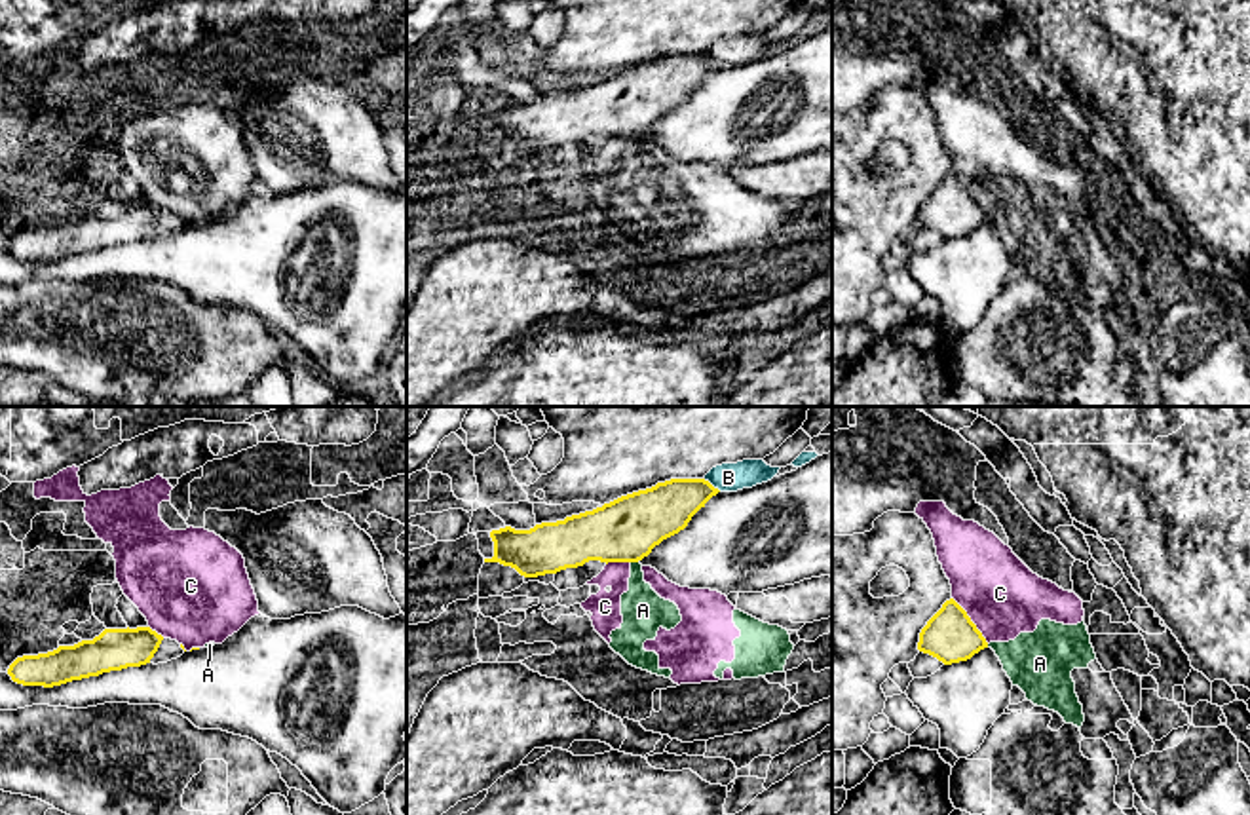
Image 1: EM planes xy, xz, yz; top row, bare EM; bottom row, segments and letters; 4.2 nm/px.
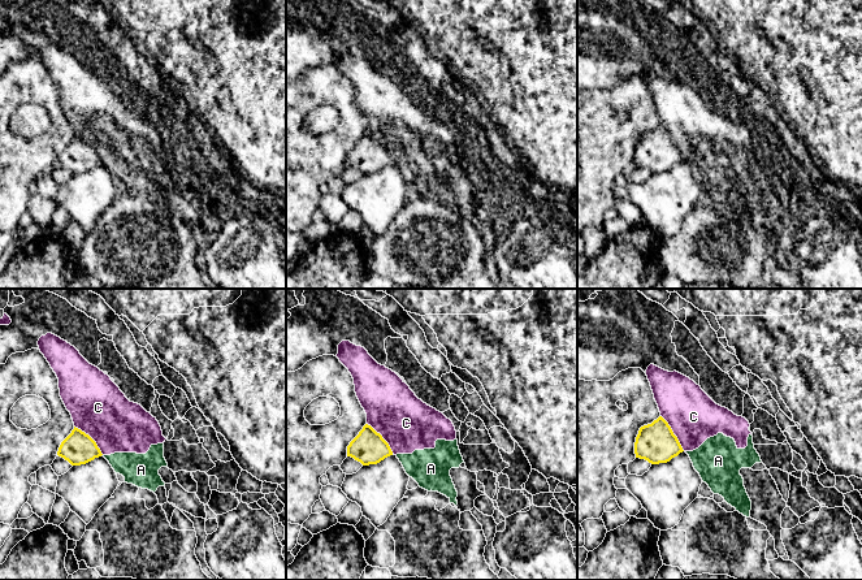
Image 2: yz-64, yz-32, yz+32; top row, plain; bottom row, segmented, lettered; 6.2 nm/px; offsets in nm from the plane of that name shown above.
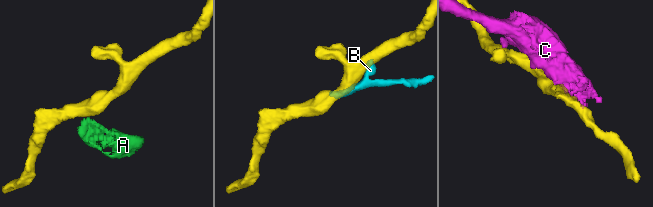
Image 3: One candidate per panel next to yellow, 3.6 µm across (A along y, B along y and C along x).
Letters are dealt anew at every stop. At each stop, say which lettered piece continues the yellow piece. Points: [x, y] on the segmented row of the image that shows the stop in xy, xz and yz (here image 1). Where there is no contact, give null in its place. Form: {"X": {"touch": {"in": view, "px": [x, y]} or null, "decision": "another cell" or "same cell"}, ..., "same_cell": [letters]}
{"A": {"touch": {"in": "xz", "px": [635, 561]}, "decision": "another cell"}, "B": {"touch": {"in": "xz", "px": [711, 485]}, "decision": "another cell"}, "C": {"touch": {"in": "yz", "px": [969, 620]}, "decision": "another cell"}, "same_cell": []}

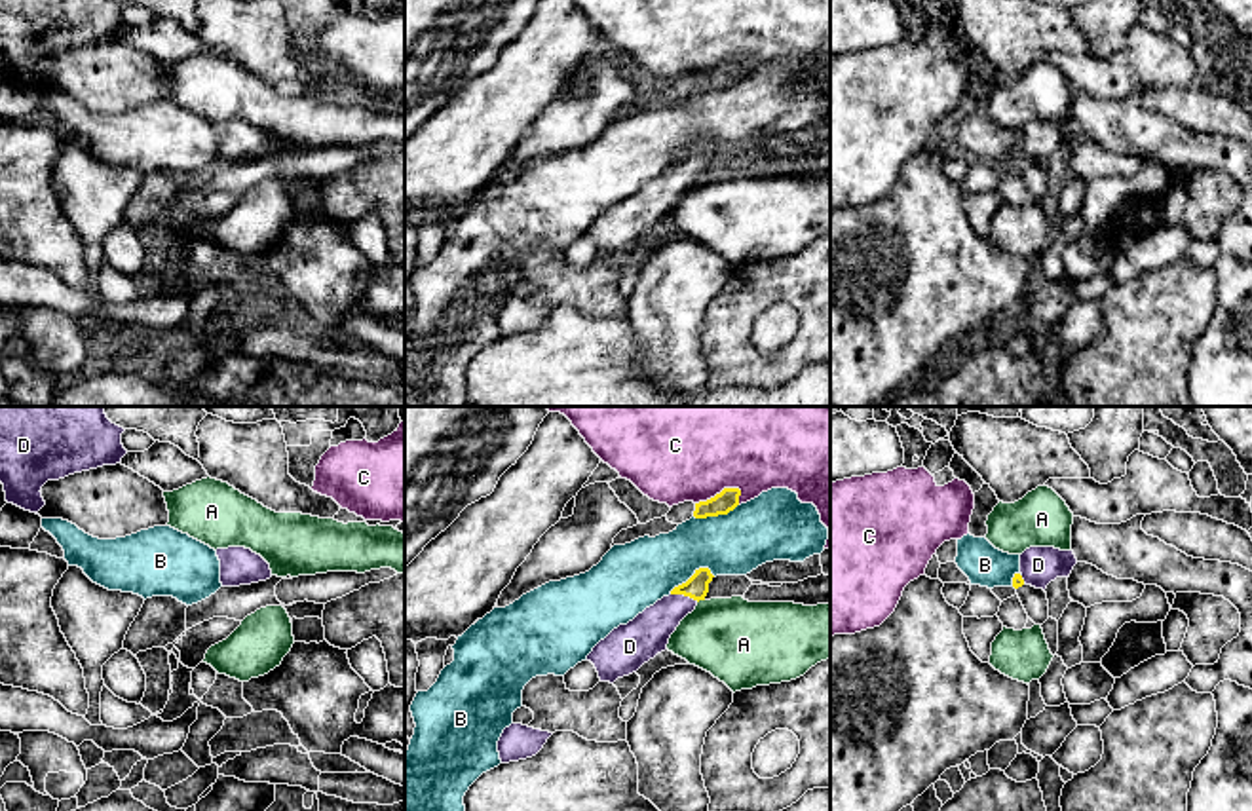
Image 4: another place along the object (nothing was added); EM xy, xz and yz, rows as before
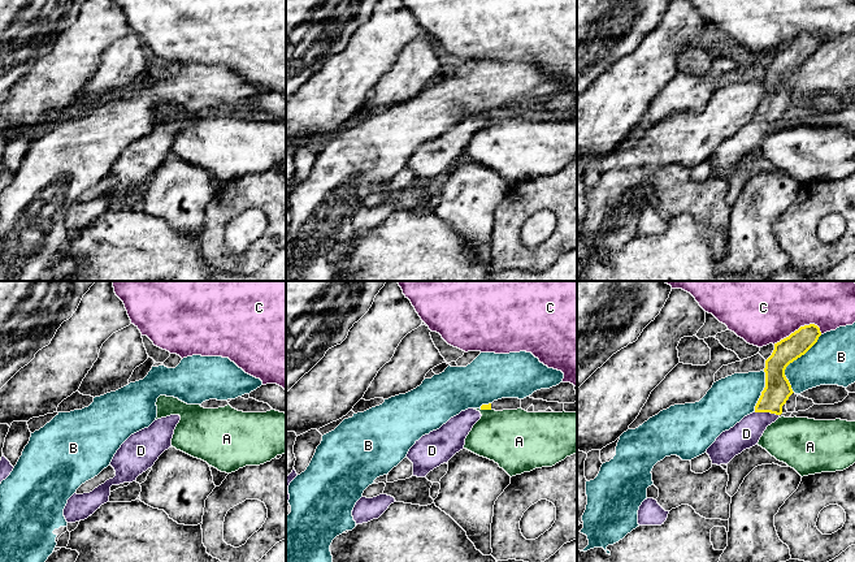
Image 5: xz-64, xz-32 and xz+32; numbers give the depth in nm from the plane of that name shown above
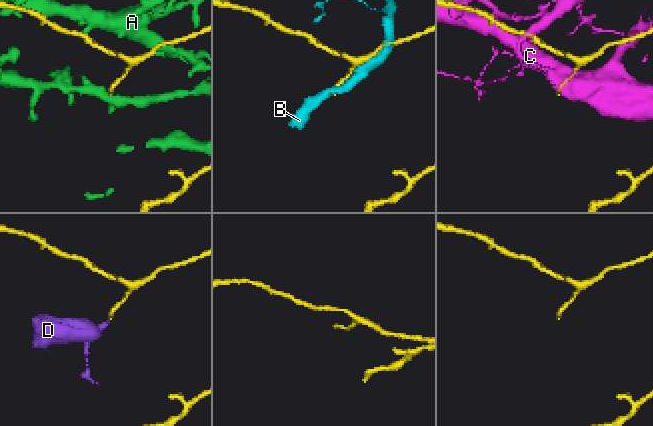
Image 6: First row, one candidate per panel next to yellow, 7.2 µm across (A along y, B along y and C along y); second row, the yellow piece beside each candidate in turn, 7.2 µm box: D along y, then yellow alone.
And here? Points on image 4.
{"A": {"touch": {"in": "xz", "px": [700, 599]}, "decision": "another cell"}, "B": {"touch": {"in": "xz", "px": [694, 574]}, "decision": "another cell"}, "C": {"touch": {"in": "xz", "px": [720, 492]}, "decision": "another cell"}, "D": {"touch": {"in": "xz", "px": [684, 595]}, "decision": "same cell"}, "same_cell": ["D"]}

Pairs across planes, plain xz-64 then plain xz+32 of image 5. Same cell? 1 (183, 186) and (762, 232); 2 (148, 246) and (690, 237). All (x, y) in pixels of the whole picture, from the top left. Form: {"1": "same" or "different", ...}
{"1": "same", "2": "same"}

